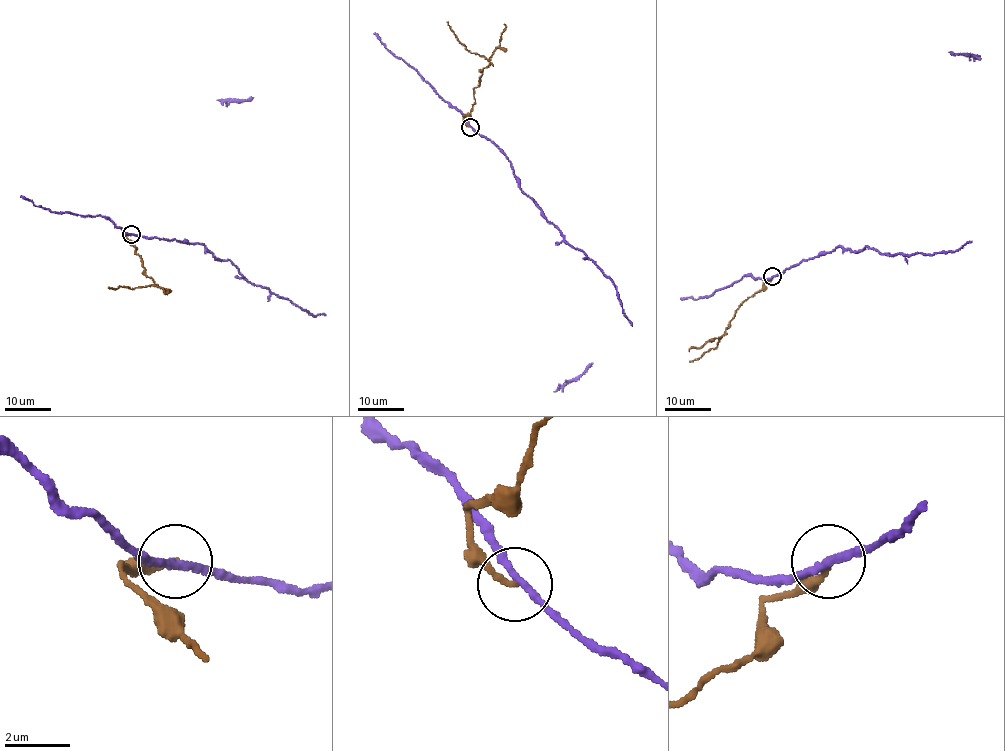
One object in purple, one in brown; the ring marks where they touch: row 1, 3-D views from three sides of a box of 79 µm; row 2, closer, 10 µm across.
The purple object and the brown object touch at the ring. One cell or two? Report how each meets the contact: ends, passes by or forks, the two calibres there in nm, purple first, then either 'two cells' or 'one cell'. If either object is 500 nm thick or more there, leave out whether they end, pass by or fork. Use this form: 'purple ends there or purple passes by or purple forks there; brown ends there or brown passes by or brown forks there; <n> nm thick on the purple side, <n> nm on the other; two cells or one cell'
purple passes by; brown ends there; 200 nm thick on the purple side, 180 nm on the other; two cells

